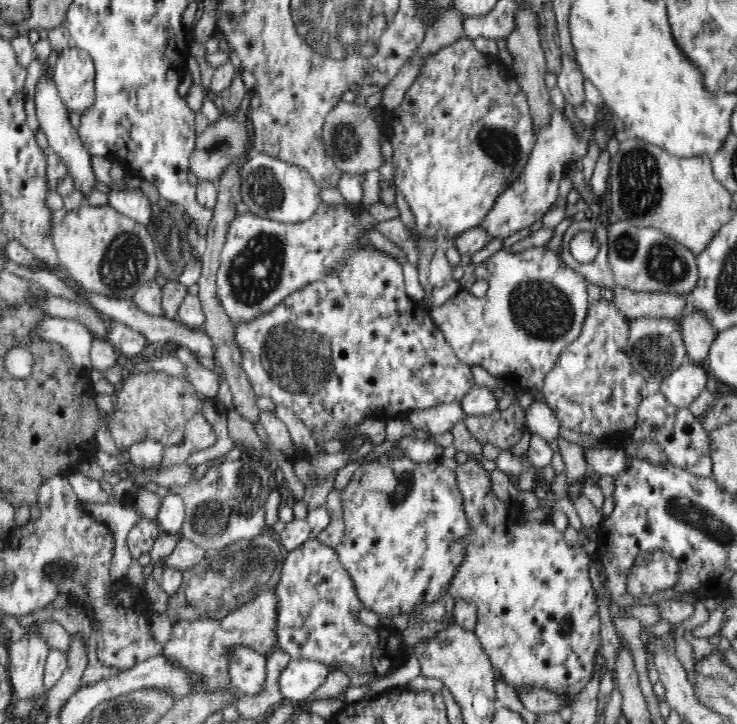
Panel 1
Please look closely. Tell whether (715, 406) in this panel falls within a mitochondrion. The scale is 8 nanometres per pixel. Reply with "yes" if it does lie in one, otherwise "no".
no

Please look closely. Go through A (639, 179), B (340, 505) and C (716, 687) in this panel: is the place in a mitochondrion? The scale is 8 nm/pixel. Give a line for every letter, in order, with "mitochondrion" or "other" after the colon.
A: mitochondrion
B: other
C: mitochondrion

